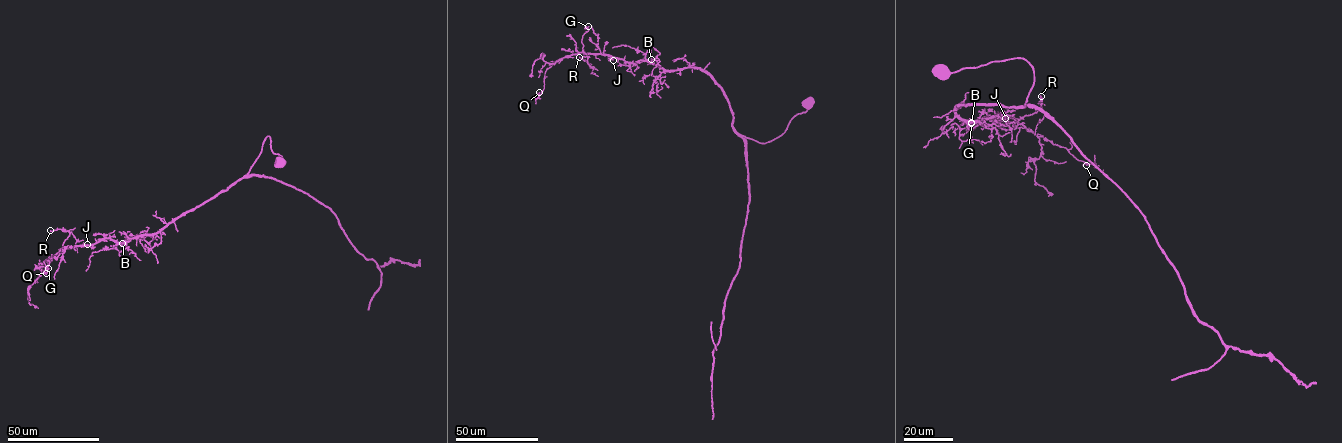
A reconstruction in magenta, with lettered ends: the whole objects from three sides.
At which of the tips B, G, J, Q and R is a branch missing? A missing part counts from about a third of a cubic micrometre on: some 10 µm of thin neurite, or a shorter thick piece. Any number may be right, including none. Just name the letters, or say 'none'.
none

